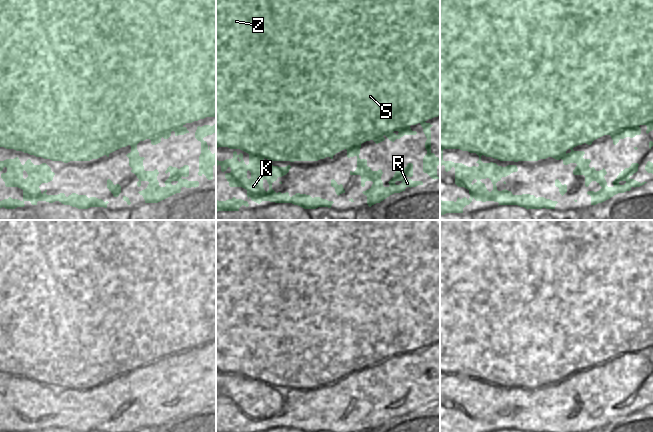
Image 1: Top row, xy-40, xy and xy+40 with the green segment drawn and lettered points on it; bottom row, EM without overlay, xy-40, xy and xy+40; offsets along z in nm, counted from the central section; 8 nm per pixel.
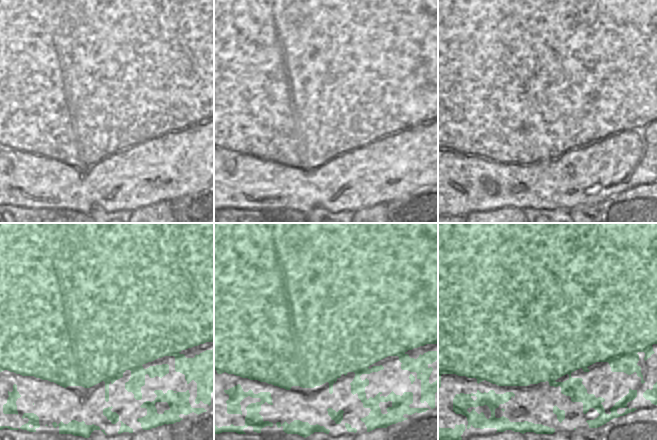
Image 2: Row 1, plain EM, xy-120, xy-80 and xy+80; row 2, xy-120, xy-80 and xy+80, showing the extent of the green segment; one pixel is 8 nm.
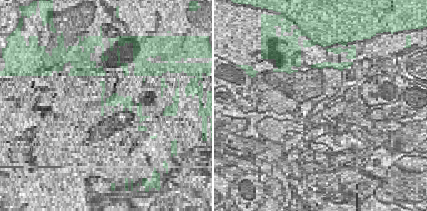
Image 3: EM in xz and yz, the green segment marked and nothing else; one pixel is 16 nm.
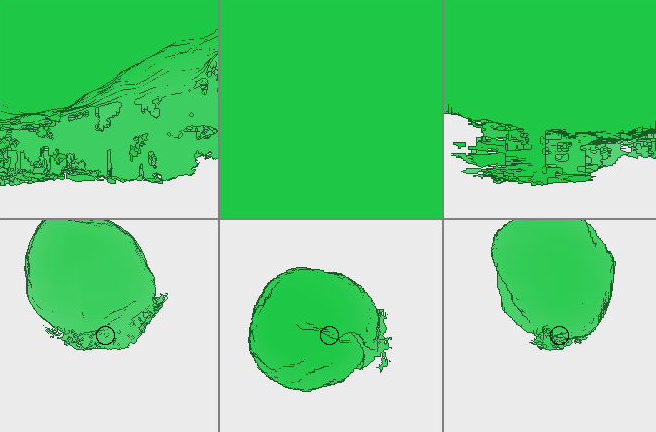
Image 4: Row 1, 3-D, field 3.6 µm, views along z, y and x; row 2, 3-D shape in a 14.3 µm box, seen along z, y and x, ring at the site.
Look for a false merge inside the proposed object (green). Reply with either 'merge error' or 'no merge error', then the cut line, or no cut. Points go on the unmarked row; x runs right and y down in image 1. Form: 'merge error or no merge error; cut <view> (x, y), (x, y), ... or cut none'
no merge error; cut none

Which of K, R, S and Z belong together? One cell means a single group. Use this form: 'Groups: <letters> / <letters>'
Groups: K R S Z

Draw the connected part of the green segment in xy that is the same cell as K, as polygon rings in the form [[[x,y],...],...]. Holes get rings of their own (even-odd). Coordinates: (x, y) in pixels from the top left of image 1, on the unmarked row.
[[[216,220],[216,398],[217,398],[217,390],[221,390],[221,395],[224,396],[227,394],[228,391],[231,392],[230,397],[225,398],[225,402],[229,406],[230,411],[242,411],[247,414],[247,421],[250,422],[252,425],[260,428],[262,425],[270,425],[275,427],[292,427],[294,429],[298,429],[302,432],[318,432],[318,431],[328,431],[331,432],[333,425],[328,425],[326,423],[322,423],[320,421],[312,422],[310,419],[296,417],[292,421],[289,420],[289,417],[276,417],[272,413],[272,407],[277,404],[278,401],[282,401],[286,399],[291,390],[288,389],[286,391],[278,391],[273,390],[270,387],[266,387],[264,384],[268,383],[270,385],[318,385],[320,383],[324,383],[326,381],[330,381],[333,383],[333,380],[346,373],[347,374],[347,381],[357,381],[357,392],[354,396],[350,395],[350,399],[360,399],[361,400],[361,410],[365,410],[366,405],[372,405],[373,408],[370,413],[363,415],[362,417],[367,420],[367,428],[369,431],[376,427],[380,427],[390,419],[394,417],[400,417],[405,415],[406,411],[416,411],[418,409],[423,409],[422,405],[412,405],[410,402],[413,400],[413,388],[408,387],[407,390],[402,392],[396,392],[395,390],[392,393],[395,393],[396,396],[393,402],[388,406],[389,411],[384,411],[383,406],[381,404],[381,400],[383,398],[382,394],[379,393],[378,395],[372,395],[370,391],[367,390],[366,383],[360,383],[360,372],[361,368],[373,364],[376,368],[385,364],[383,361],[384,359],[392,366],[396,363],[400,363],[404,359],[416,359],[416,355],[412,355],[410,350],[416,349],[418,347],[421,348],[423,352],[423,356],[427,362],[425,366],[425,372],[427,374],[427,378],[423,382],[423,396],[427,397],[432,403],[440,403],[437,400],[437,390],[440,389],[440,383],[435,380],[434,377],[431,376],[431,354],[430,352],[433,350],[426,345],[428,343],[432,343],[434,341],[440,340],[440,220]],[[218,371],[228,371],[230,373],[240,373],[249,378],[249,388],[246,389],[243,384],[243,378],[237,378],[236,375],[233,376],[232,383],[226,383],[224,385],[217,384],[217,372]]]

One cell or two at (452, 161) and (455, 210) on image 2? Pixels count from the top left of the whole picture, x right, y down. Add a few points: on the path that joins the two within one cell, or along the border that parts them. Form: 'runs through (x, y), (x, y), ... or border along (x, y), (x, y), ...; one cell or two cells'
runs through (464, 172), (473, 181), (468, 197); one cell

